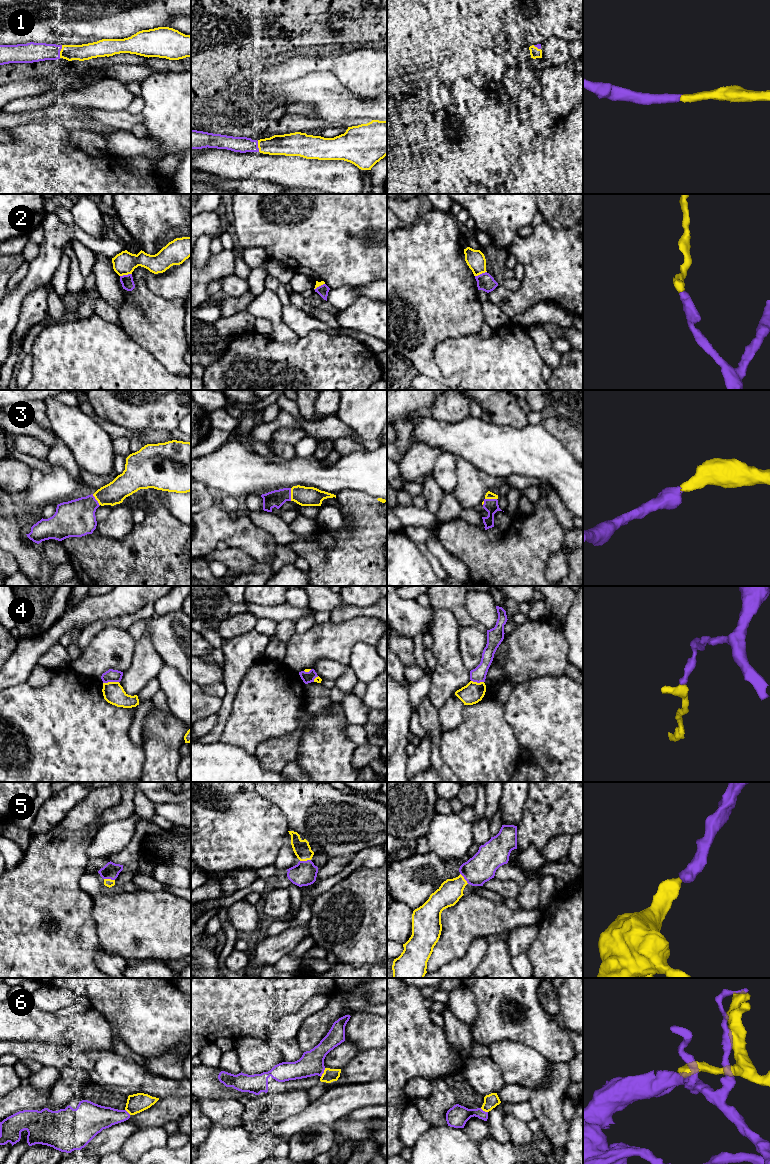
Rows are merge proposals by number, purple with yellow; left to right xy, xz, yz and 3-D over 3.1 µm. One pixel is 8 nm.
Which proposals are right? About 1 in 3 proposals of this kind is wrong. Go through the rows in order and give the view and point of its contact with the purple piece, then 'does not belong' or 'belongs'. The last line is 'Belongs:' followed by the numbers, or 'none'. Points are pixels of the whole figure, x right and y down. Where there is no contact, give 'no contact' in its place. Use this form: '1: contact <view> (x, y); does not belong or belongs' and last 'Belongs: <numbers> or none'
1: contact xy (59, 51); belongs
2: contact xy (125, 275); does not belong
3: contact xz (290, 494); belongs
4: contact xy (110, 681); does not belong
5: contact xy (109, 878); belongs
6: contact xz (323, 1072); belongs
Belongs: 1, 3, 5, 6

